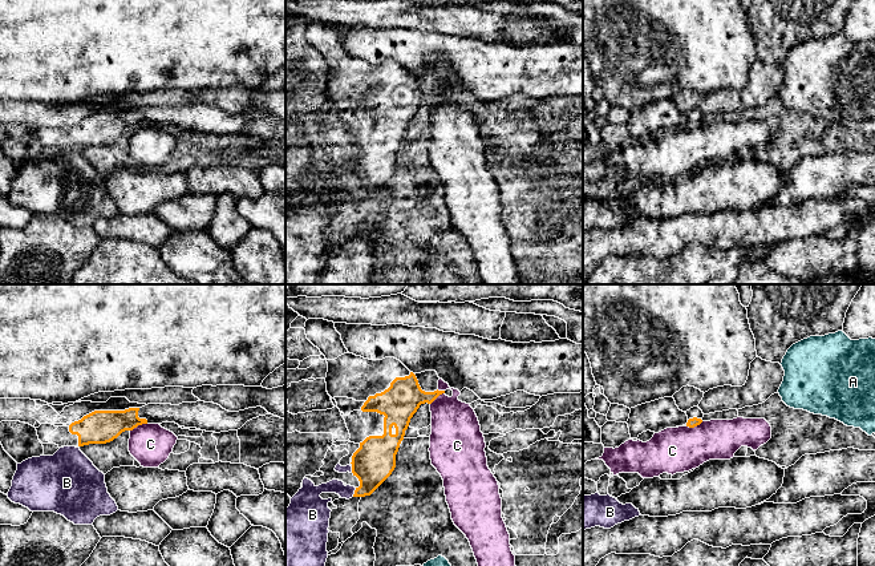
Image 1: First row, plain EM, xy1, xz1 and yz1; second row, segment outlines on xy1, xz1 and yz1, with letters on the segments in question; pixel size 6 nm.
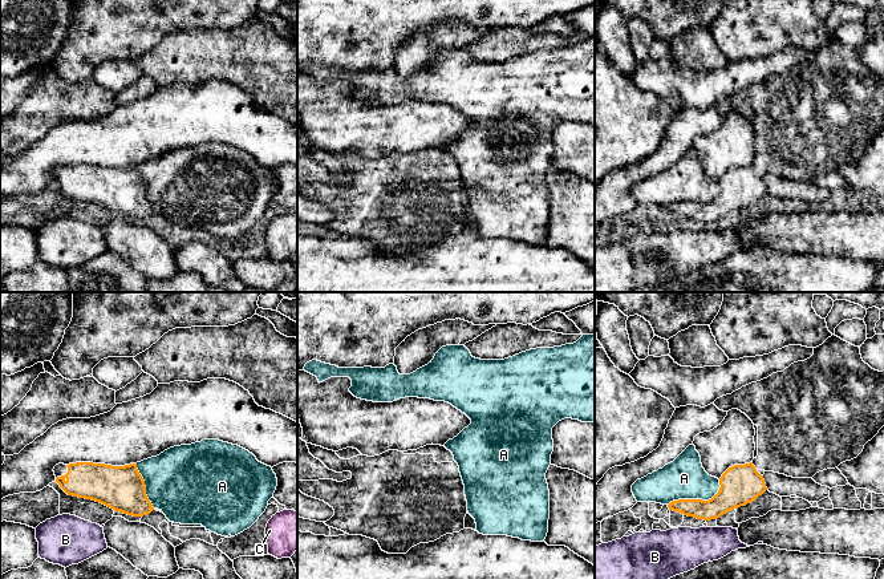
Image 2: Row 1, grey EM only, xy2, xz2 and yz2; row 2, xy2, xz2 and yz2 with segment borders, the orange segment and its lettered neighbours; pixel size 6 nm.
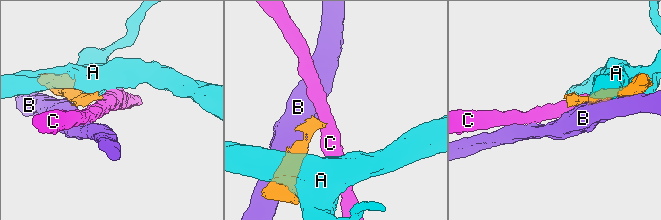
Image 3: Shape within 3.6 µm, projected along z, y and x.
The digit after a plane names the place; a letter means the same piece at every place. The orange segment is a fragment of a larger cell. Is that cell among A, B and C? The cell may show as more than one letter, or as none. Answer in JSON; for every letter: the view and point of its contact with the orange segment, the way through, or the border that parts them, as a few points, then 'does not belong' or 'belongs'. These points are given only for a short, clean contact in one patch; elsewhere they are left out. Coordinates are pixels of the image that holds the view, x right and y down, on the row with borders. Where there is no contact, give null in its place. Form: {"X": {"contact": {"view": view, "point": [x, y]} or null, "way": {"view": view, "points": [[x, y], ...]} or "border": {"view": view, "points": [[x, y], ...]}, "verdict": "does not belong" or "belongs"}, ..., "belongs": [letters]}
{"A": {"contact": {"view": "yz2", "point": [698, 499]}, "verdict": "does not belong"}, "B": {"contact": {"view": "xz1", "point": [355, 492]}, "verdict": "does not belong"}, "C": {"contact": {"view": "xz1", "point": [437, 396]}, "border": {"view": "xz1", "points": [[444, 389], [430, 404]]}, "verdict": "does not belong"}, "belongs": []}

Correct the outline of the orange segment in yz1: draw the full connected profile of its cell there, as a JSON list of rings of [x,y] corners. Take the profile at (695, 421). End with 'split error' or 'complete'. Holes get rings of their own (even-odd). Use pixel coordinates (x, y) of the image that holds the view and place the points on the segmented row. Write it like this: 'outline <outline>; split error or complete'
outline [[[693,407],[685,413],[688,416],[686,426],[694,428],[702,423],[704,413],[698,407]]]; split error

